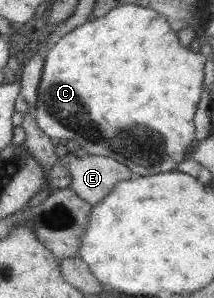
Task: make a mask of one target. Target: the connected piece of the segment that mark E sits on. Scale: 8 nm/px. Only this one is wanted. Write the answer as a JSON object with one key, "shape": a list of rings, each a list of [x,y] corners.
{"shape":[[[73,154],[63,155],[72,183],[71,190],[95,206],[108,195],[120,180],[130,180],[134,174],[121,162],[102,155],[80,158]]]}

